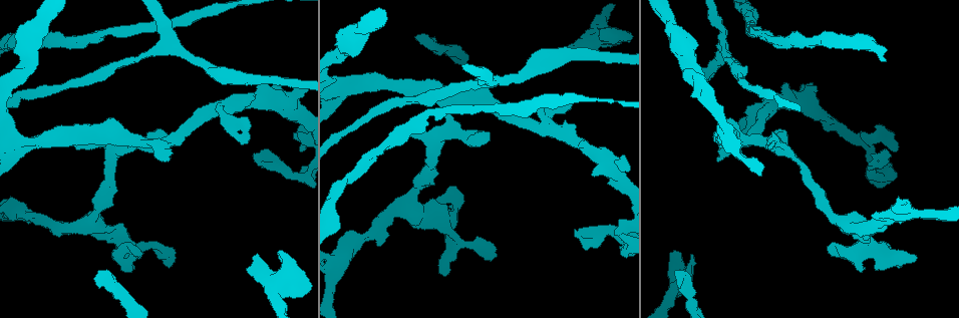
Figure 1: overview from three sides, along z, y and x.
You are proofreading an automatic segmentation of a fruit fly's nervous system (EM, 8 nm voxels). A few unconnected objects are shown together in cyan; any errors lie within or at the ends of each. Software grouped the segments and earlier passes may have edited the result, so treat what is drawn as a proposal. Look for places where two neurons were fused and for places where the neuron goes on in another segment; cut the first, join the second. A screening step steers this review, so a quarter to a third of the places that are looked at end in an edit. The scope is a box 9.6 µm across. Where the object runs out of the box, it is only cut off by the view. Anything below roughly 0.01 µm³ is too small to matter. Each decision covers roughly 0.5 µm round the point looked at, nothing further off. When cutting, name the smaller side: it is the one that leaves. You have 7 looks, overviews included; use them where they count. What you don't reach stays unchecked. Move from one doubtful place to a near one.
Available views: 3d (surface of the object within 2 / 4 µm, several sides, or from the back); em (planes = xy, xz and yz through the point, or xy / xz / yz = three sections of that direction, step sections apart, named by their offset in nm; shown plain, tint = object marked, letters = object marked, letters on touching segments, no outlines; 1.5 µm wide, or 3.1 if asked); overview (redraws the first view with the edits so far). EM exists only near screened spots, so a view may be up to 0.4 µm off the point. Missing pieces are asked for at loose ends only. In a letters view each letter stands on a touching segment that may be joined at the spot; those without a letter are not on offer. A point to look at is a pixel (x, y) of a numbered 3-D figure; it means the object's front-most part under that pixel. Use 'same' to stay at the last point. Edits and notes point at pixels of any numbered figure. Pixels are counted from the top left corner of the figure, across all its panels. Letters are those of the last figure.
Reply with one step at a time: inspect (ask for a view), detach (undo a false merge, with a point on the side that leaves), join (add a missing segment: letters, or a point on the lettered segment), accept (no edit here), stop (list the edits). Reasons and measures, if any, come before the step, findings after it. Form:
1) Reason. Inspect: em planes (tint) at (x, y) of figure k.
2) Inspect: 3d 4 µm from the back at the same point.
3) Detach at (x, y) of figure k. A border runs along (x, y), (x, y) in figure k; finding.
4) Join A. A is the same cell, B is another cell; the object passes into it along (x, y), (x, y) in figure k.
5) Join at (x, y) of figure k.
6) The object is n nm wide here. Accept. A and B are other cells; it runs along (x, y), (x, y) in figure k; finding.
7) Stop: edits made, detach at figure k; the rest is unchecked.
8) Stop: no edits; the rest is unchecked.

Arms part here. Inspect: em planes (letters) at (721, 45) of figure 1.

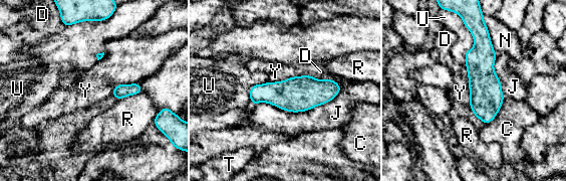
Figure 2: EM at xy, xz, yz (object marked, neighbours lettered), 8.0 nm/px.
The longest contact is with J, 750 nm. Accept. C, D, J, N, R, T, U and Y are other cells; it runs along (473, 28), (482, 38), (486, 121) in figure 2; all the same neuron.

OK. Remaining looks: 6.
Two arms in line, one across. Inspect: 3d 2 µm from the back at (544, 129) of figure 1.

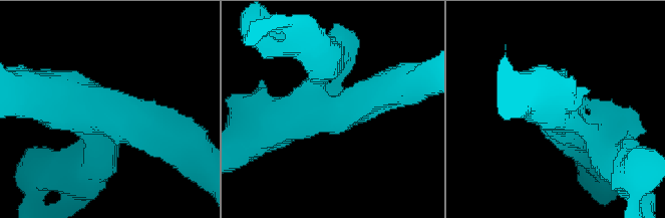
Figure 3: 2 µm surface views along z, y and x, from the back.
Inspect: em planes (plain) at (110, 119) of figure 3.

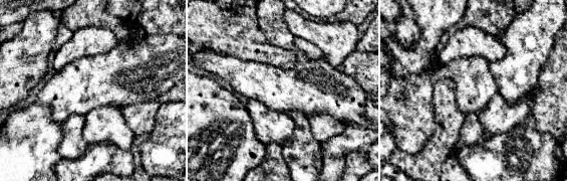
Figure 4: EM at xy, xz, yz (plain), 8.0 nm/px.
See the neighbours. Inspect: em planes (letters) at the same point.

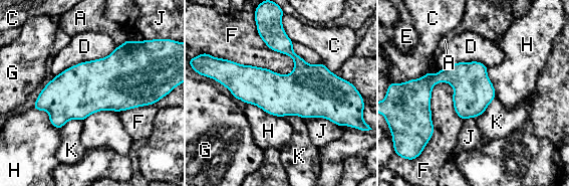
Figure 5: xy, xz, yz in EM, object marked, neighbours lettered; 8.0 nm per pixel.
The object is 320 nm wide here; the longest contact is with F, 600 nm. Accept. A, C, D, E, F, G, H, J and K are other cells; one neuron here.

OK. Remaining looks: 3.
Free end. Inspect: em xy step 8 (tint) at (865, 218) of figure 1.

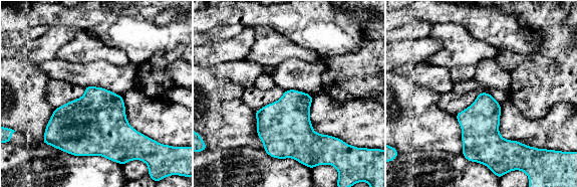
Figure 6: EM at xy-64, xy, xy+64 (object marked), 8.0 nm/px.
Cut it another way. Inspect: em planes (letters) at the same point.

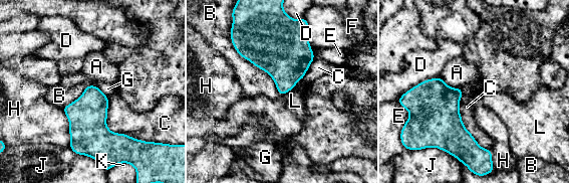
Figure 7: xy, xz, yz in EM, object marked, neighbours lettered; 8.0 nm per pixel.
The longest contact is with B, 600 nm. Accept. A, B, C, D, E, F, G, H, J, K and L are other cells; a border runs along (302, 78), (291, 89), (281, 96) in figure 7; none of them fits.

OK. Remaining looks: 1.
Stop: no edits; the rest is unchecked.

